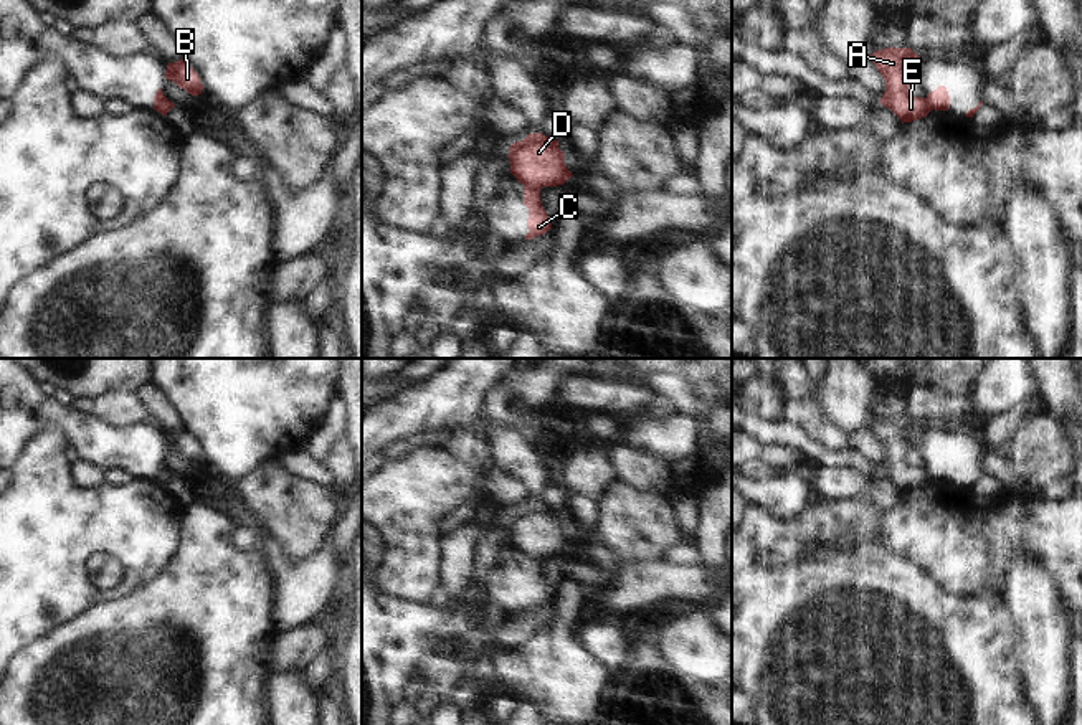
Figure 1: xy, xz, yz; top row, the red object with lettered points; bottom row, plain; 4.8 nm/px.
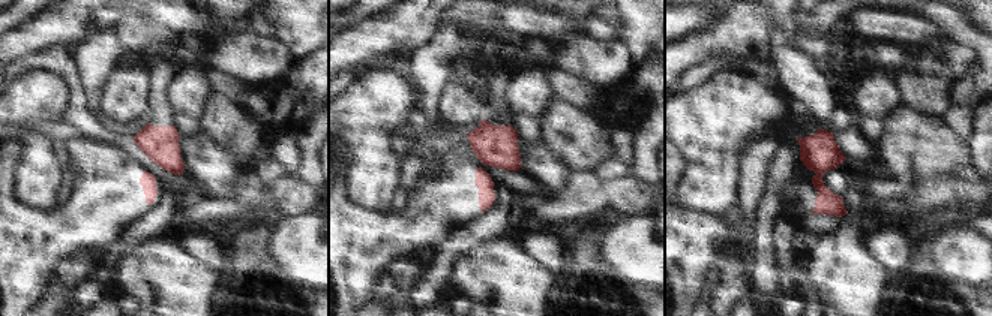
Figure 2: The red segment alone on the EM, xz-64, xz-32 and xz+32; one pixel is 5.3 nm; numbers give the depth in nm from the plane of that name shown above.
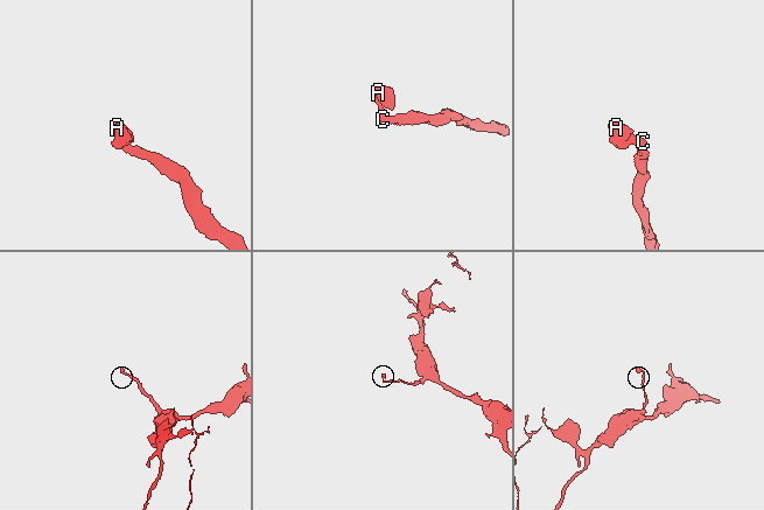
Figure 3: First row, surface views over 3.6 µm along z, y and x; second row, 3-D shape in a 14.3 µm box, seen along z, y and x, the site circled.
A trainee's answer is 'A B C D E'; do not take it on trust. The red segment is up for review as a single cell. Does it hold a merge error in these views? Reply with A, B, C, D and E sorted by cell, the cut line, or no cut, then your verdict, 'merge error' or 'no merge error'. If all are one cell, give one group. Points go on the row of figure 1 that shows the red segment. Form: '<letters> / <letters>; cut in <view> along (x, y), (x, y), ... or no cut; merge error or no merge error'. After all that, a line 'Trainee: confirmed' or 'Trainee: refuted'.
A B D E / C; cut in xz along (524, 187), (539, 190); merge error
Trainee: refuted

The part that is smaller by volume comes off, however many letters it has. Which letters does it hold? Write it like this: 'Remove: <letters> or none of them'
Remove: A, B, D, E

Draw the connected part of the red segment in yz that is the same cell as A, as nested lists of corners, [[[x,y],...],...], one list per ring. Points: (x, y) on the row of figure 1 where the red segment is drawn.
[[[884,48],[869,58],[885,81],[879,102],[890,109],[902,124],[922,119],[933,109],[927,97],[917,97],[909,91],[909,83],[915,78],[915,63],[920,58],[910,48]]]

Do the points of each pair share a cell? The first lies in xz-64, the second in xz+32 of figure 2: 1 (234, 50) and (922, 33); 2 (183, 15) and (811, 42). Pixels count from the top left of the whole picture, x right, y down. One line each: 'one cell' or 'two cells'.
1: two cells
2: two cells

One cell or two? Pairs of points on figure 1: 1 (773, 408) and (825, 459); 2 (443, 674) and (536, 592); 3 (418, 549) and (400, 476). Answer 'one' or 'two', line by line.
1: two
2: two
3: one

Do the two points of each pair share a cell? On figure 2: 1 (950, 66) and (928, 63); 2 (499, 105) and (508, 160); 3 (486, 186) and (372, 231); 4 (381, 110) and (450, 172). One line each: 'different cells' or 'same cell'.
1: same cell
2: same cell
3: same cell
4: different cells

